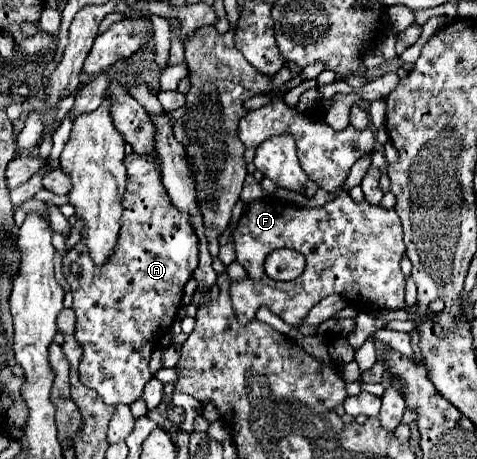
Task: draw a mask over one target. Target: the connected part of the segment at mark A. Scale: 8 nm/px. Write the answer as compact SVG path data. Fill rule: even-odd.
M156 152L148 154L130 154L126 156L128 168L128 186L122 200L122 228L116 252L110 262L104 266L92 264L88 256L88 248L78 242L64 258L62 274L70 284L70 292L74 296L74 312L76 312L76 340L80 342L84 356L80 362L80 382L98 392L98 396L106 404L132 404L142 396L144 384L152 378L148 370L150 354L160 344L160 340L170 332L176 322L178 308L182 304L184 286L192 278L198 266L198 236L188 220L188 212L172 208L172 200L162 184L162 176L156 164ZM78 262L82 266L80 276L70 274L70 264Z

